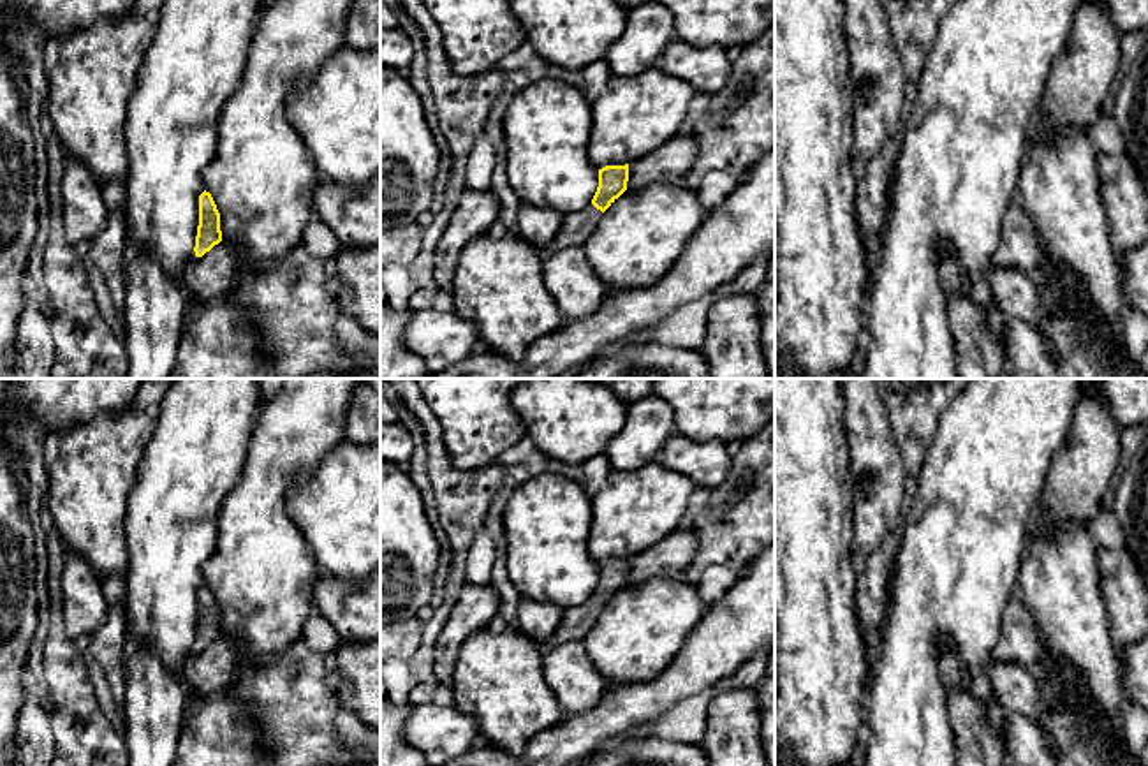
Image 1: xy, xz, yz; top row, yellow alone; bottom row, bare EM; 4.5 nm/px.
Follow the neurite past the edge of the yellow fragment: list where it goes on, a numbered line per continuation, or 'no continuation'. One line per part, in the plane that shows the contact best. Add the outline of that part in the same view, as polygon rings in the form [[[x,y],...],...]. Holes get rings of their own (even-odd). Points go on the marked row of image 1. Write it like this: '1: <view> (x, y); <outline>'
1: xz (576, 229); [[[593,204],[586,206],[576,215],[567,215],[556,238],[548,247],[539,248],[542,259],[567,247],[583,247],[590,234],[595,231],[600,217],[602,211]]]

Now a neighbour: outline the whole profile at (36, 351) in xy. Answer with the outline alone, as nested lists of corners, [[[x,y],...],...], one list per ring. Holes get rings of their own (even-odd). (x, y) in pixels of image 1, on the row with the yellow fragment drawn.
[[[26,276],[28,303],[25,305],[16,333],[16,366],[12,379],[51,379],[56,349],[49,331],[49,319],[33,301],[35,284]]]

